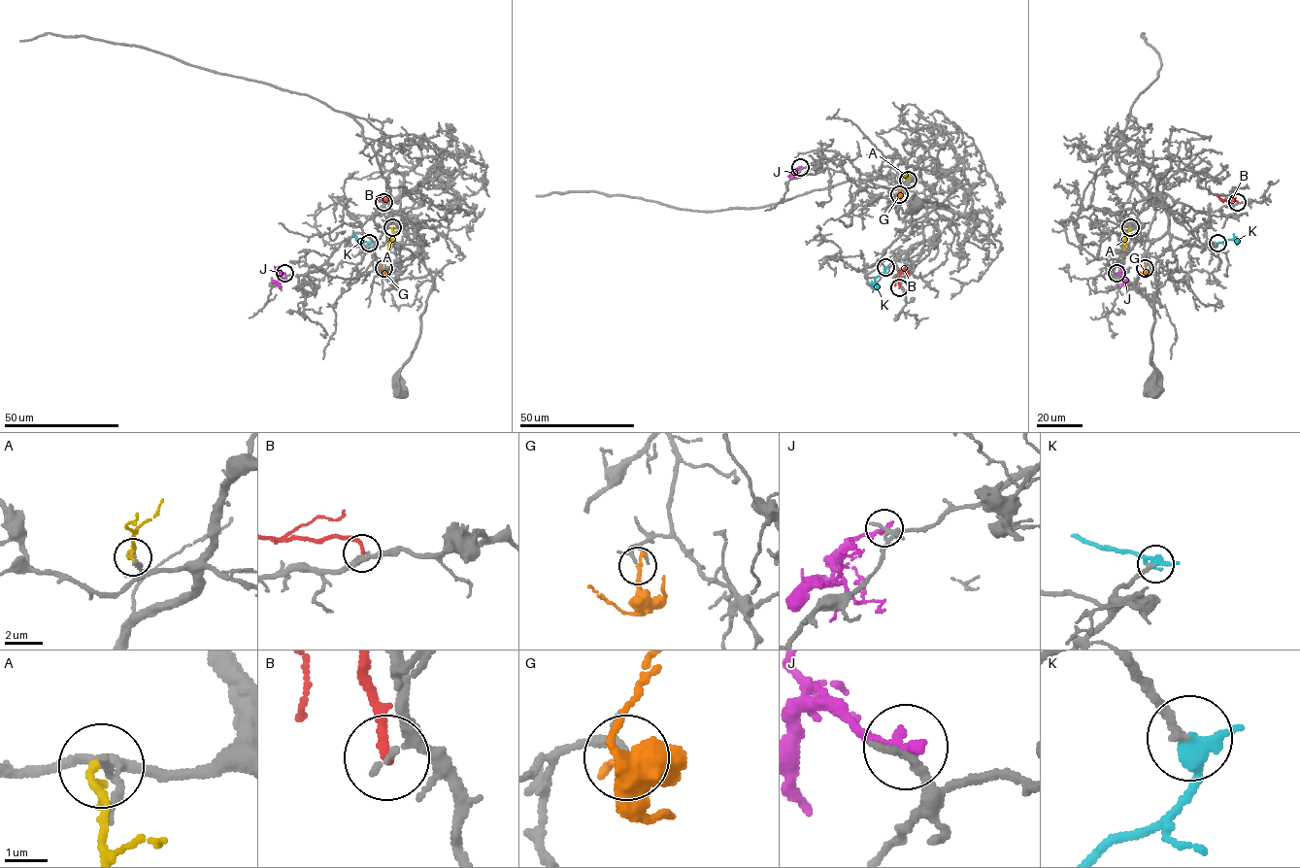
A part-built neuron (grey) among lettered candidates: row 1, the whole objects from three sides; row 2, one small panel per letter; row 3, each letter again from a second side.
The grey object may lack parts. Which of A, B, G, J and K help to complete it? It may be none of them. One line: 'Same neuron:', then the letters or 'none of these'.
Same neuron: G, K

